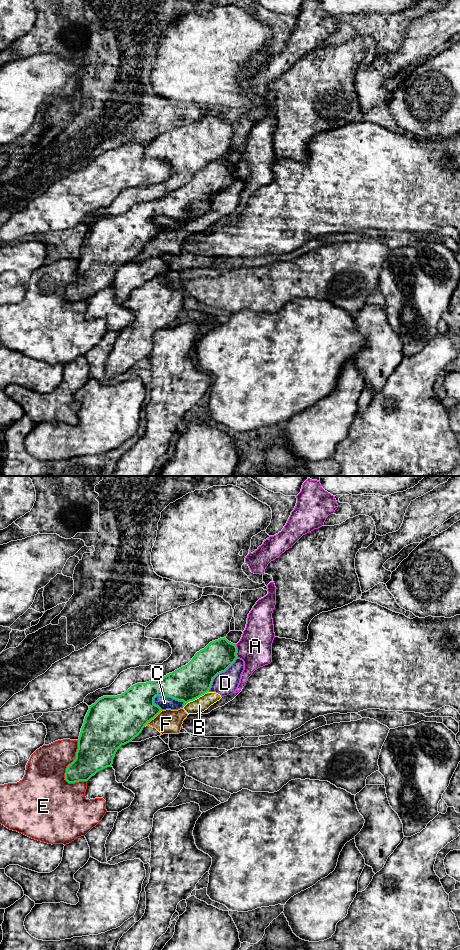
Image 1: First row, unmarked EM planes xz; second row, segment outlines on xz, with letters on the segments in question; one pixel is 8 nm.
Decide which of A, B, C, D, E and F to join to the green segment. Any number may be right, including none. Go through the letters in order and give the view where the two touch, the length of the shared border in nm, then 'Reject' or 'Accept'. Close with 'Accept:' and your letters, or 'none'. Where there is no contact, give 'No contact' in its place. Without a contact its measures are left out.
A: Touches green in xz. Shared border 110 nm. Reject
B: Touches green in xz. Shared border 240 nm. Reject
C: Touches green in xz. Shared border 260 nm. Reject
D: Touches green in xz. Shared border 360 nm. Reject
E: Touches green in xz. Shared border 360 nm. Reject
F: Touches green in xz. Shared border 200 nm. Reject
Accept: none

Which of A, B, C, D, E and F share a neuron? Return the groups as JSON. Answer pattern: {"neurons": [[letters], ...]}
{"neurons": [["A"], ["B", "D", "F"], ["C"], ["E"]]}

